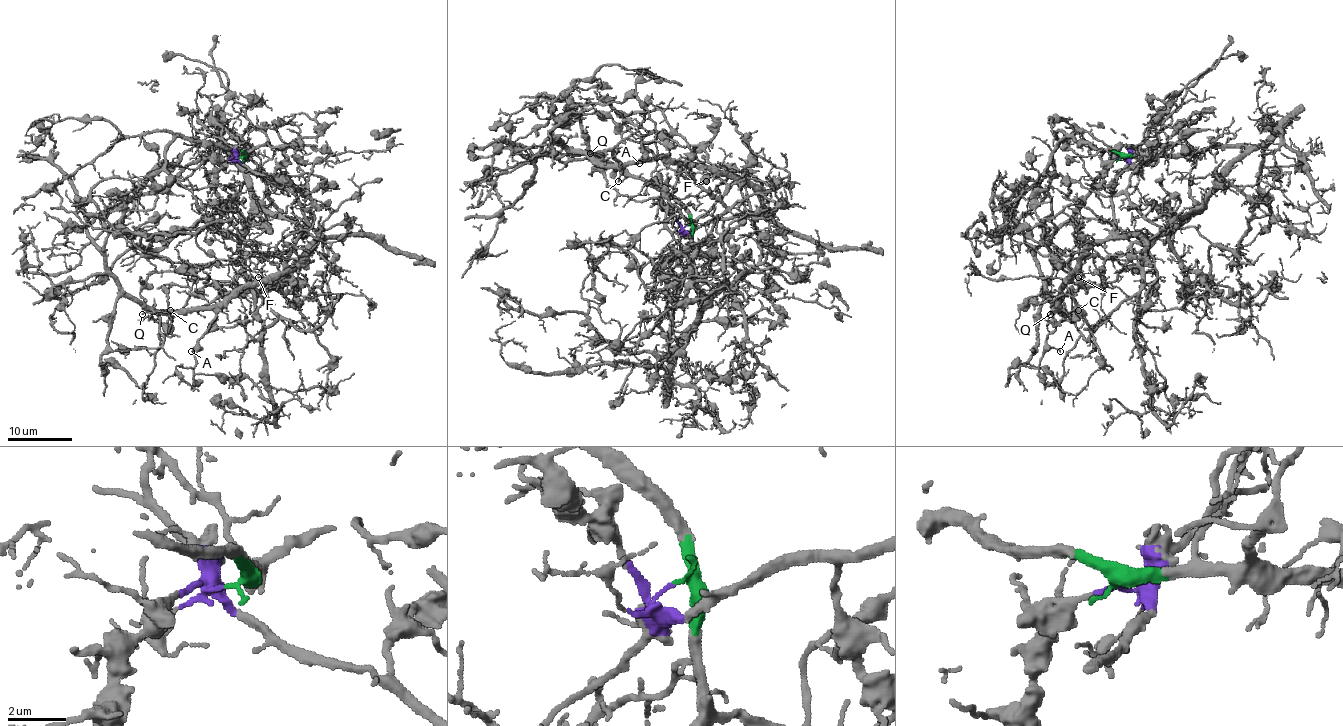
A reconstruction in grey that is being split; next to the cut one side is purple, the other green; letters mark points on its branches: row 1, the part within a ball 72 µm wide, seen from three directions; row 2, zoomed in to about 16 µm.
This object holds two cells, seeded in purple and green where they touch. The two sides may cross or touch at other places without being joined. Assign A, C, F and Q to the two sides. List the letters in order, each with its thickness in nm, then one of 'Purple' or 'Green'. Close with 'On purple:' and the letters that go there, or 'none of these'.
A: Thickness 140 nm. Purple
C: Thickness 170 nm. Purple
F: Thickness 140 nm. Purple
Q: Thickness 90 nm. Purple
On purple: A, C, F, Q

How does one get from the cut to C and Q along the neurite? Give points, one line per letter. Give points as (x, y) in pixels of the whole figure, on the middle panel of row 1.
C: (687, 226), (695, 231), (711, 221), (761, 218), (764, 200), (732, 175), (663, 158), (631, 162), (618, 181)
Q: (687, 226), (761, 218), (764, 200), (706, 167), (607, 163), (589, 154)

